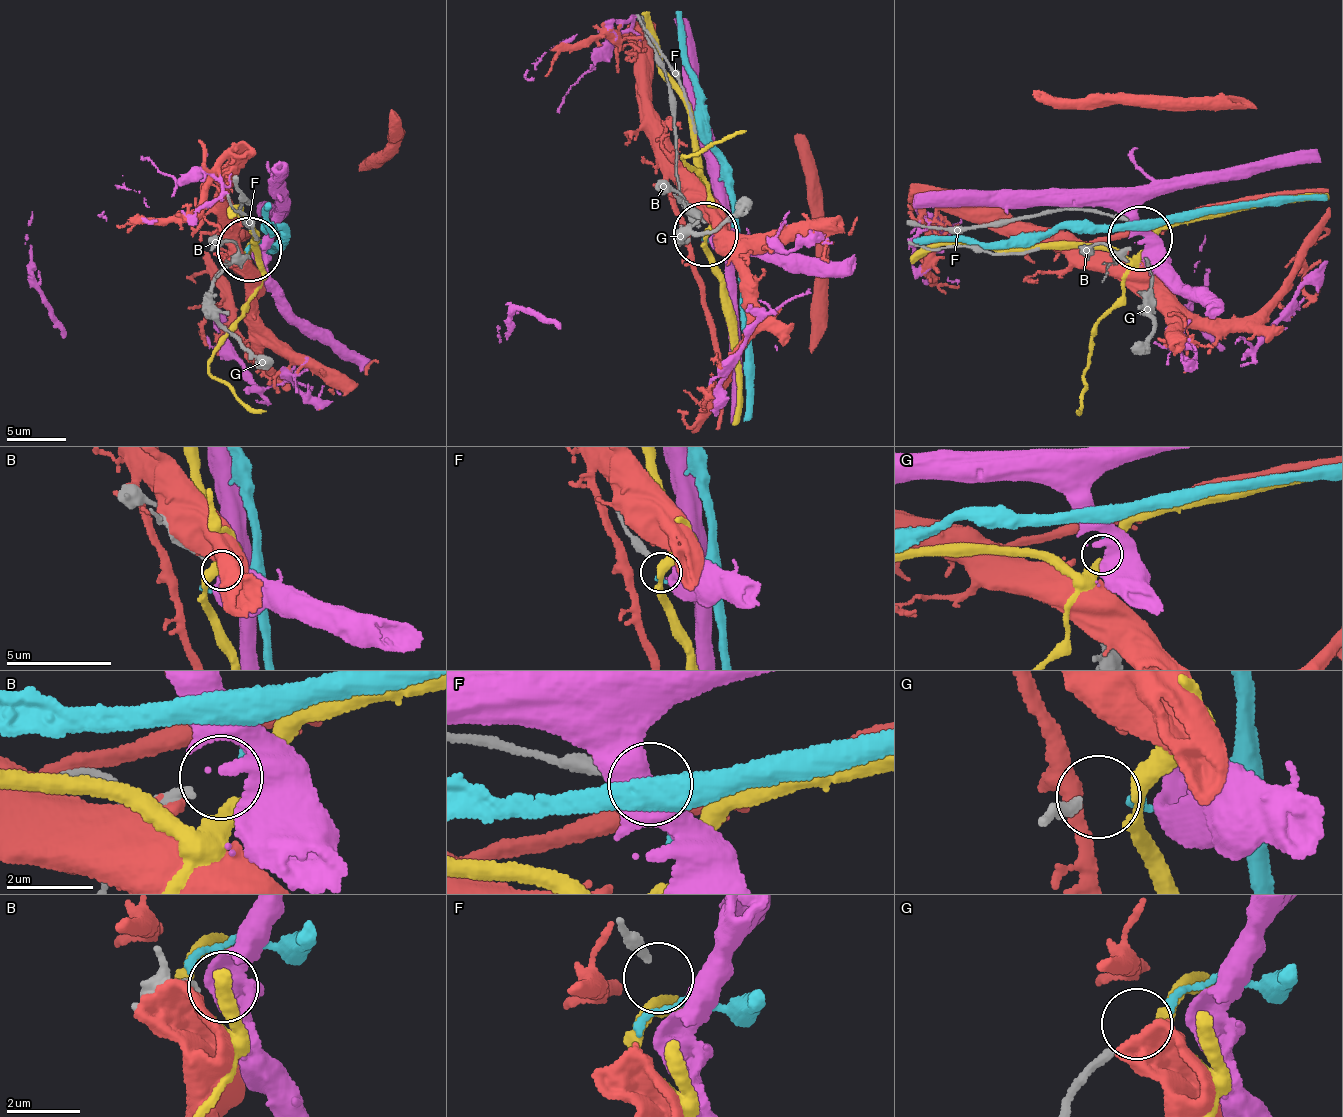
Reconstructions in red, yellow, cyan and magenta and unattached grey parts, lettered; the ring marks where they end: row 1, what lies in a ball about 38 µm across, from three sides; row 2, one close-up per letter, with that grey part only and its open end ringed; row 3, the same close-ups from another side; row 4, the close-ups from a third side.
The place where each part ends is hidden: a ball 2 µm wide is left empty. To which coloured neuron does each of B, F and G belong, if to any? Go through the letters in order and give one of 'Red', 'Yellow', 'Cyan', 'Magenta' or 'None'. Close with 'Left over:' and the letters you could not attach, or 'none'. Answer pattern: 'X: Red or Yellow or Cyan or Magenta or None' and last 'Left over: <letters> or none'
B: Magenta
F: None
G: Cyan
Left over: F

